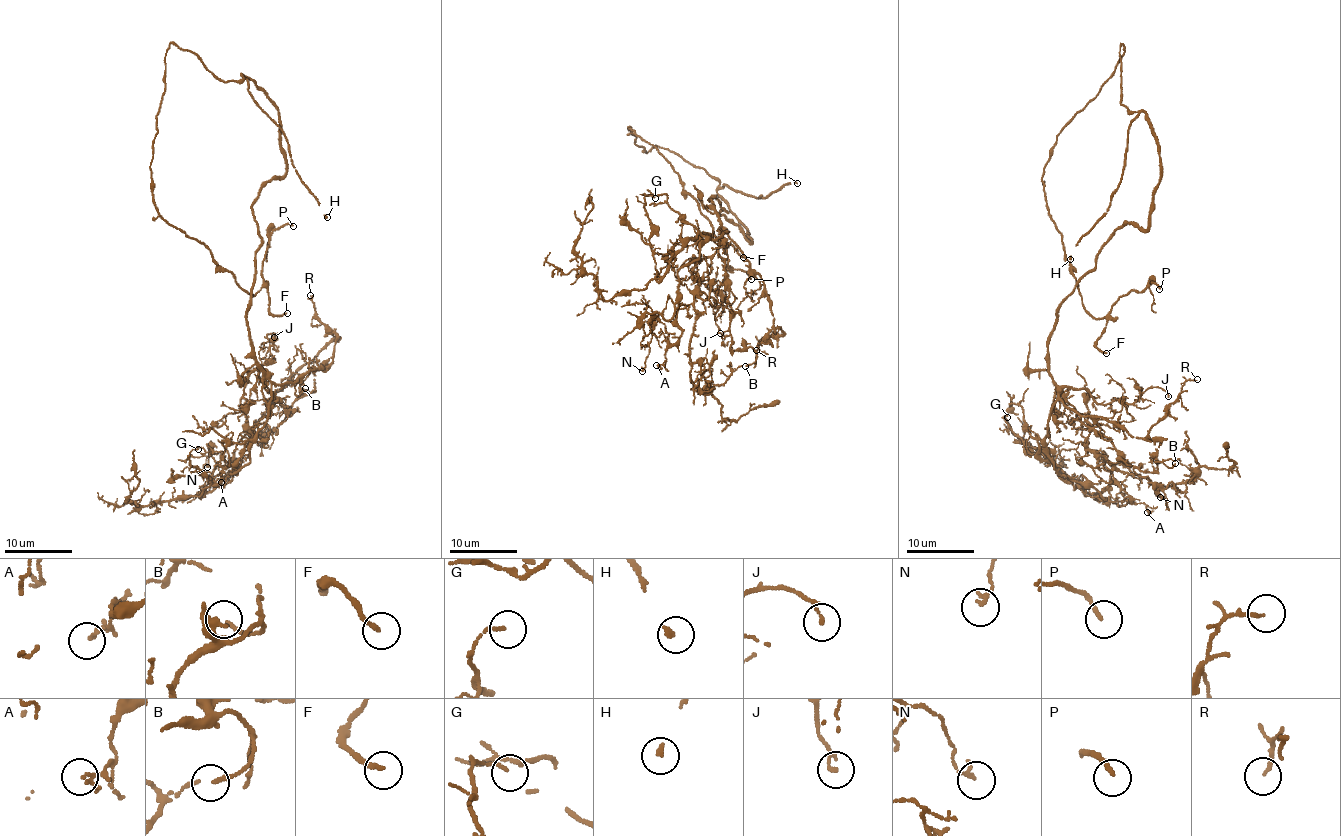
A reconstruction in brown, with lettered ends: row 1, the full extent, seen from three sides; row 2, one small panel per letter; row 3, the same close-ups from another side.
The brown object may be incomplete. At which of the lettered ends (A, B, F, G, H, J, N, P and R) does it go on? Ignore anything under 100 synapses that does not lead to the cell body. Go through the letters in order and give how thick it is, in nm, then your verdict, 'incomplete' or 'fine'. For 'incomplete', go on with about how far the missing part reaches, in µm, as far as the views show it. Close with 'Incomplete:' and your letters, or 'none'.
A: calibre 110 nm; fine
B: calibre 150 nm; fine
F: calibre 170 nm; fine
G: calibre 100 nm; fine
H: calibre 120 nm; incomplete; missing 20 µm
J: calibre 70 nm; fine
N: calibre 150 nm; fine
P: calibre 150 nm; fine
R: calibre 120 nm; fine
Incomplete: H

